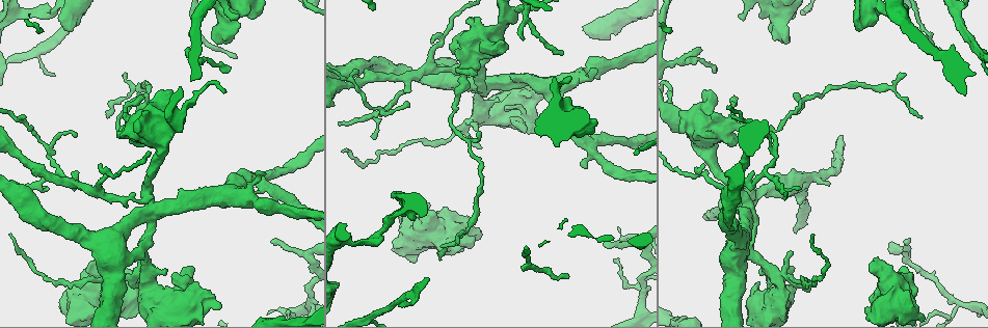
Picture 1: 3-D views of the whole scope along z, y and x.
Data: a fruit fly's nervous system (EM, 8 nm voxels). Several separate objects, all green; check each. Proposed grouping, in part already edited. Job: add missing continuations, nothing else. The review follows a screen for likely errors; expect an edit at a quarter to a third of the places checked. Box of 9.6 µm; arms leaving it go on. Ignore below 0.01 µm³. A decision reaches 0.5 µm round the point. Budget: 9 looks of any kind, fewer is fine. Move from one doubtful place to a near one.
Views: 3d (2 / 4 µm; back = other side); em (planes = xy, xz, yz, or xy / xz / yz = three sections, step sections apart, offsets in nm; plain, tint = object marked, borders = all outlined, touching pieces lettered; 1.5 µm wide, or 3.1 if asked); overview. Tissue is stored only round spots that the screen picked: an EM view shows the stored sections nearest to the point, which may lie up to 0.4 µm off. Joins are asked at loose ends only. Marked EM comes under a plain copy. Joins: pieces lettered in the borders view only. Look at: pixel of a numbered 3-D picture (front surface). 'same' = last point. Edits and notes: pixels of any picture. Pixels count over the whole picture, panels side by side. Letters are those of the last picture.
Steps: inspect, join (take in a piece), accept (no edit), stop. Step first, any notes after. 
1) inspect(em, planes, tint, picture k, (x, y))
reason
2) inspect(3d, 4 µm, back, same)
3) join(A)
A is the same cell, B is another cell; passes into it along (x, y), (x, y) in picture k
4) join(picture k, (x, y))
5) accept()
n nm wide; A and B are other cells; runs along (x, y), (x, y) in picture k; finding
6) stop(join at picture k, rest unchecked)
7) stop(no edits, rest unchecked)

inspect(3d, 2 µm, picture 1, (59, 21))
free end

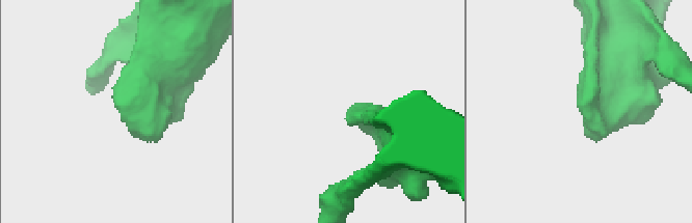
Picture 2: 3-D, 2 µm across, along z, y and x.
inspect(em, planes, tint, picture 2, (348, 114))

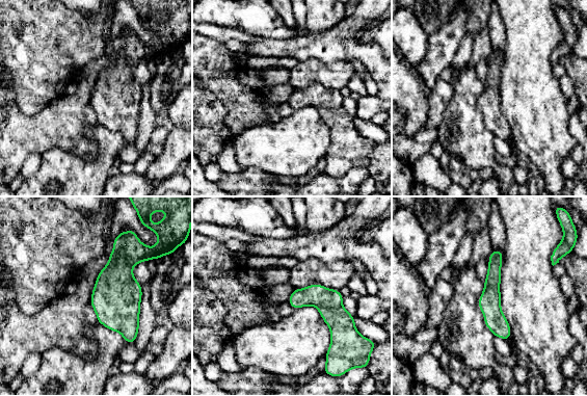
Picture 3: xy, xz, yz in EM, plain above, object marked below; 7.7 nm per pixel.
inspect(em, planes, borders, same)
see the neighbours

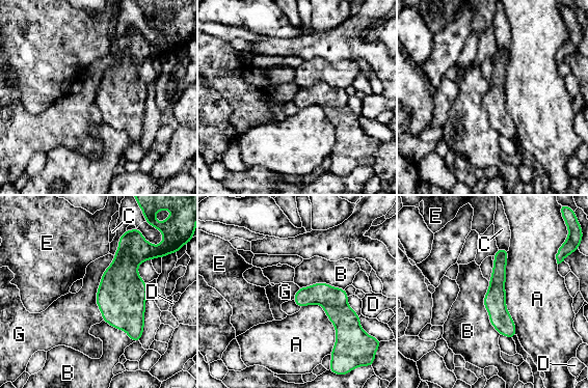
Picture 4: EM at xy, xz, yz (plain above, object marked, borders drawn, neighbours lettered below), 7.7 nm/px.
accept()
A, B, C, D, E and G are other cells; border along (113, 255), (96, 296), (102, 320) in picture 4; none of them fits

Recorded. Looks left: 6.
inspect(em, xy, step 4, borders, picture 1, (236, 58))
tapers out

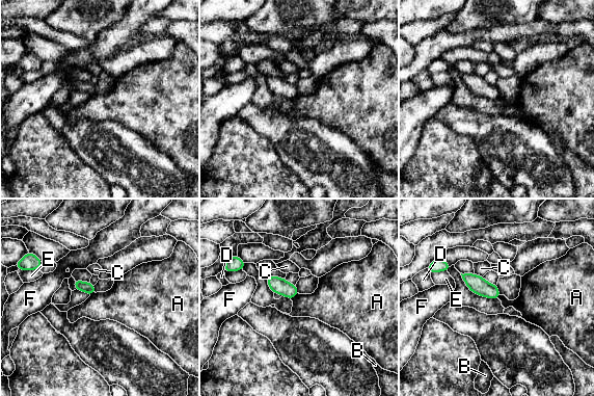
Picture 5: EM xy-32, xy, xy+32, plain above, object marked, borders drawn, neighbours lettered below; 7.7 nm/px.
accept()
E touches over 130 nm; A, B, C, D, E and F are other cells; none of them fits

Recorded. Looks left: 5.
inspect(3d, 4 µm, picture 1, (604, 243))

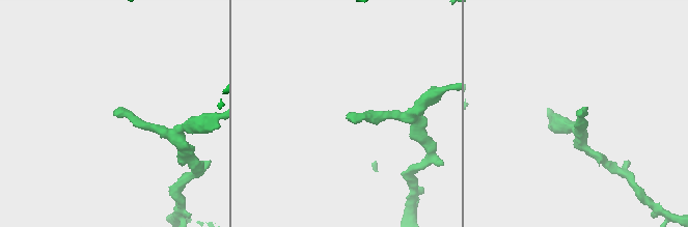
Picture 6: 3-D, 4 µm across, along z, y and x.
inspect(em, xz, step 8, borders, picture 6, (114, 113))
now the EM

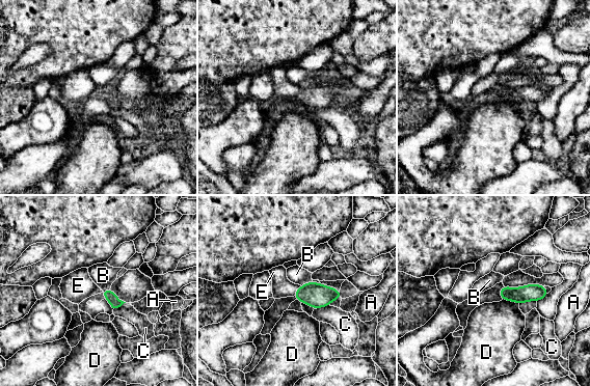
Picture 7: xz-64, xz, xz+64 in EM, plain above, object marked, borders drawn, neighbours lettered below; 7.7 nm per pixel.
join(E)
D touches over 140 nm; E is the same cell, A, B, C and D are other cells; passes into it along (315, 295), (297, 291), (282, 287) in picture 7; the neuron continues

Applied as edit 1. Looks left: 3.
stop(join at picture 7, rest unchecked)

